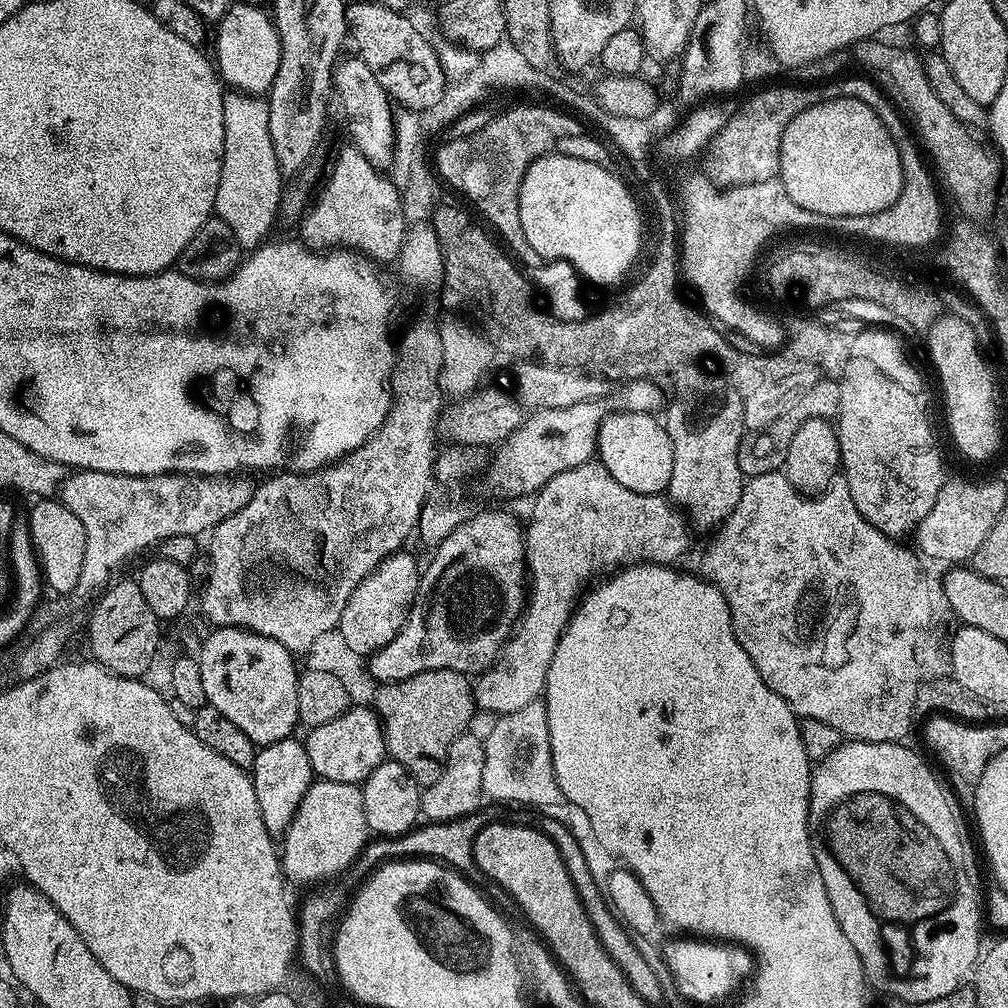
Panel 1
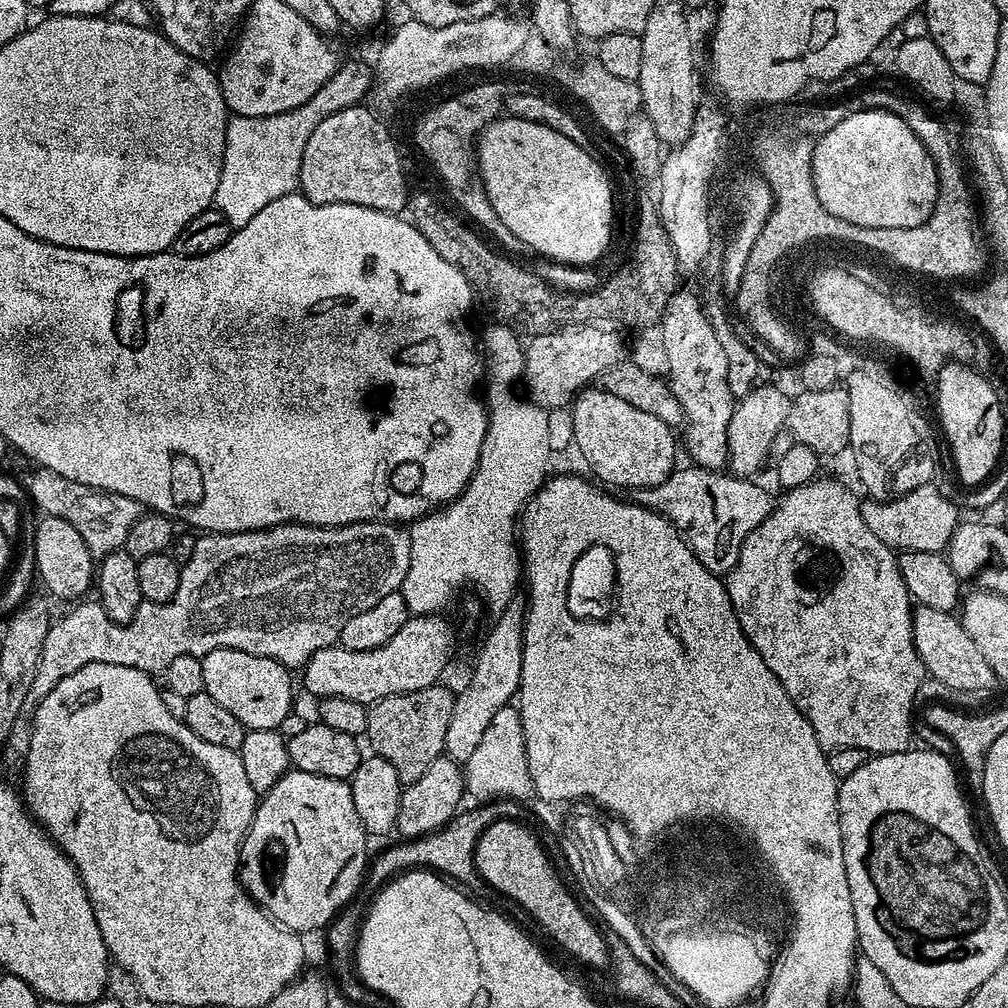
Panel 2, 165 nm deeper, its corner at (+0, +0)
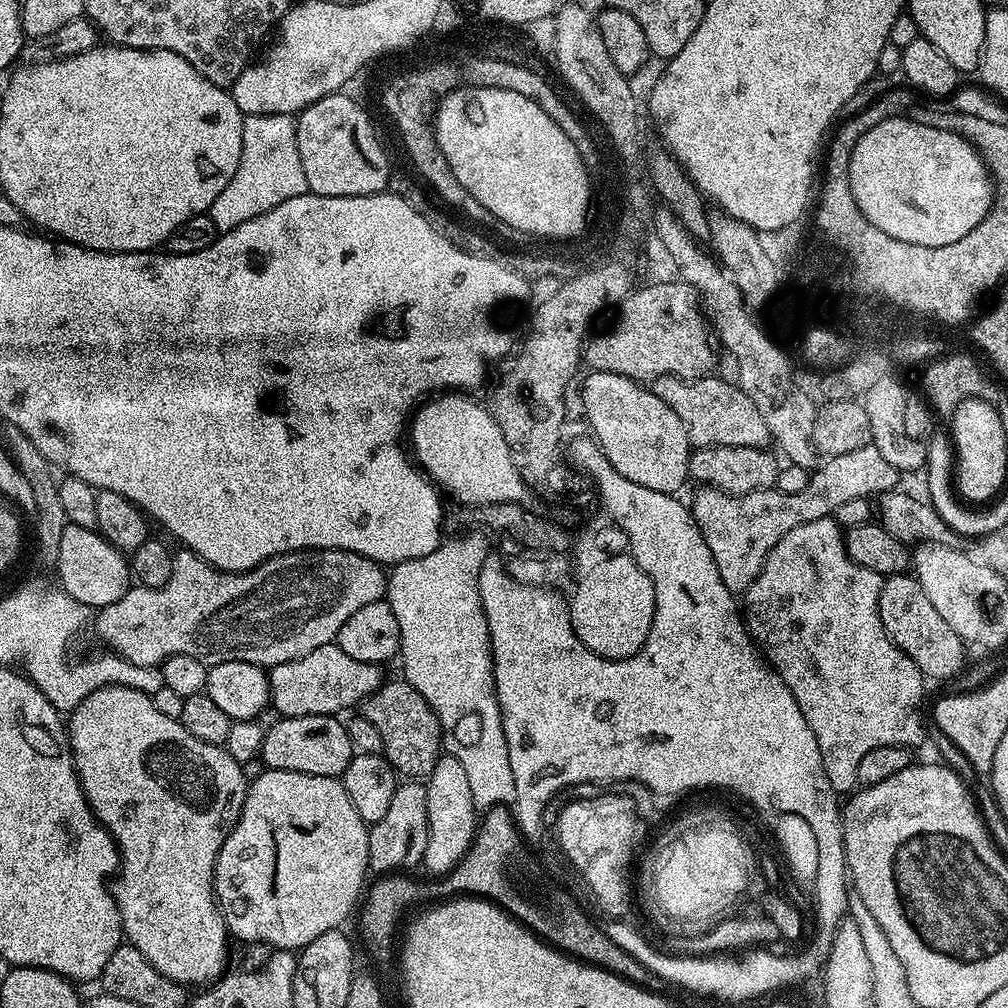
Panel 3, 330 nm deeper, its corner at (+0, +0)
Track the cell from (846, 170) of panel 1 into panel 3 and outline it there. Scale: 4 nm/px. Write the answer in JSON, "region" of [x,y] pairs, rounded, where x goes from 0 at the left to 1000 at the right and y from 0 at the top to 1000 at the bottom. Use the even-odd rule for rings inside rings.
{"region":[[[897,113],[884,115],[880,119],[873,120],[866,128],[859,129],[858,132],[851,135],[849,144],[844,150],[841,167],[843,188],[846,189],[847,200],[850,201],[851,208],[862,220],[871,224],[871,227],[875,228],[875,232],[883,232],[883,236],[891,236],[891,240],[903,240],[911,244],[942,244],[942,240],[950,240],[950,236],[962,232],[962,228],[966,228],[966,224],[970,224],[970,220],[974,220],[974,216],[978,216],[978,212],[984,207],[986,180],[975,155],[964,146],[963,141],[954,138],[948,131],[938,129],[936,125],[907,119]]]}

